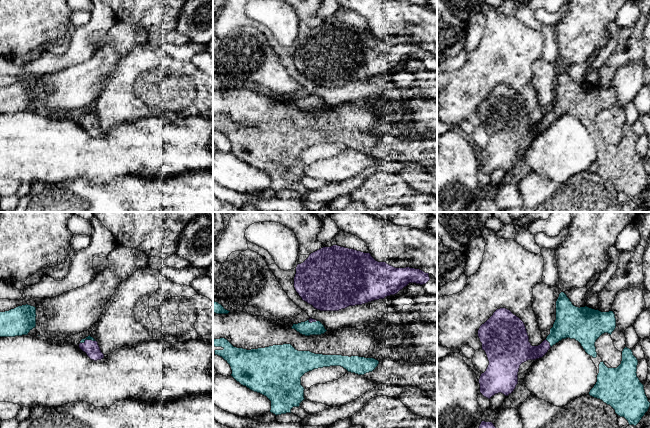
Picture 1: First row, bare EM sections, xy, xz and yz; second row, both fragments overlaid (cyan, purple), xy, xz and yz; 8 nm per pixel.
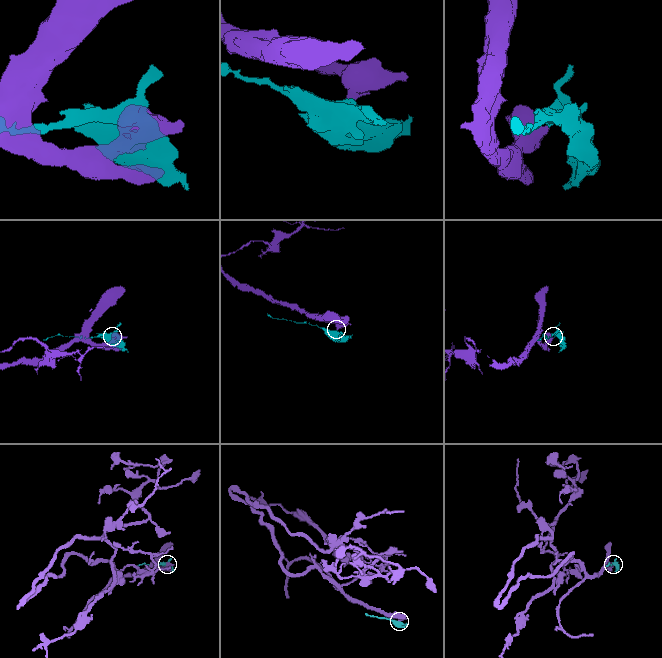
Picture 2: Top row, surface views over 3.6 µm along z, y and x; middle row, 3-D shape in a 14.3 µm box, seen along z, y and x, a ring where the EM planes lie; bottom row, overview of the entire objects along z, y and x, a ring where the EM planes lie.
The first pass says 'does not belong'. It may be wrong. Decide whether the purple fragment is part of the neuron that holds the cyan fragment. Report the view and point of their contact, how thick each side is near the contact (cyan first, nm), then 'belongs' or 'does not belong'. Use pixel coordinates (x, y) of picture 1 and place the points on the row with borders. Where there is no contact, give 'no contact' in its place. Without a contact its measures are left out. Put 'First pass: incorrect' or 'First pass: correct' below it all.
contact yz (549, 342); calibres 260 and 200 nm; belongs
First pass: incorrect

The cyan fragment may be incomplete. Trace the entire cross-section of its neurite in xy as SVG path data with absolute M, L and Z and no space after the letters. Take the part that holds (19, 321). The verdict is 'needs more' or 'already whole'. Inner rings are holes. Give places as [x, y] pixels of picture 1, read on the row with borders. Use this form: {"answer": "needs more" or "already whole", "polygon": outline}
{"answer": "already whole", "polygon": "M28 304L0 312L0 337L28 335L36 327L36 316L36 307Z"}

